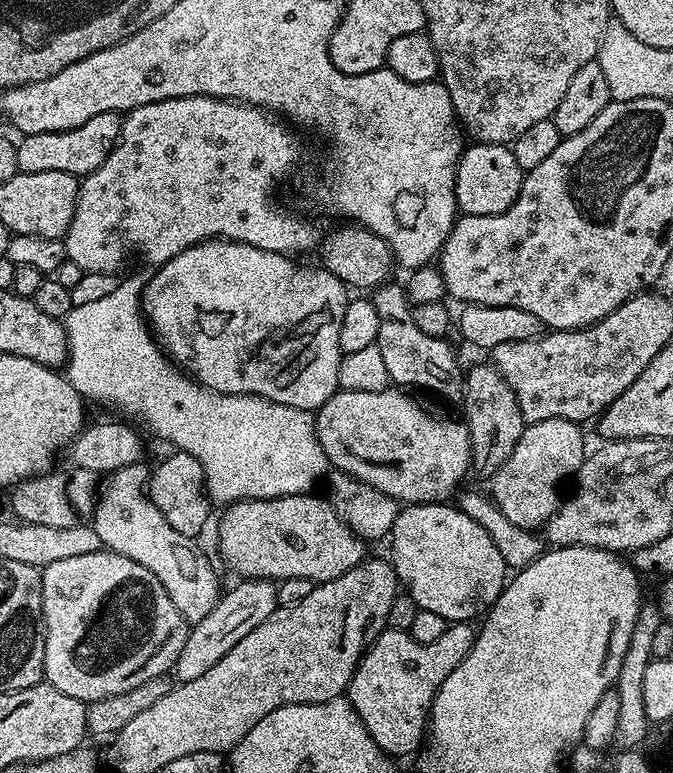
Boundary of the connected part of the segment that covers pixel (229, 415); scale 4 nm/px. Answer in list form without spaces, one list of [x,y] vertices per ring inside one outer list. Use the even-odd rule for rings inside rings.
[[[143,279],[124,280],[117,288],[102,293],[97,300],[77,303],[64,317],[62,323],[68,339],[66,375],[74,390],[78,390],[85,401],[97,400],[108,408],[117,408],[124,415],[121,417],[145,420],[158,439],[198,458],[198,466],[202,466],[204,475],[204,491],[213,505],[227,506],[237,504],[239,500],[269,500],[311,493],[315,489],[312,487],[330,472],[328,459],[316,437],[313,413],[270,402],[261,396],[227,396],[197,384],[189,373],[169,359],[165,349],[154,339],[149,321],[142,315],[144,285]]]

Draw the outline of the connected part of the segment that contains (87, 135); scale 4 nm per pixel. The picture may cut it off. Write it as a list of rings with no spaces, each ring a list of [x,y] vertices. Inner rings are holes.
[[[118,112],[94,114],[90,122],[82,122],[82,126],[62,130],[61,132],[43,132],[24,136],[16,144],[18,166],[21,172],[41,172],[42,170],[62,170],[77,178],[89,176],[112,152],[112,147],[120,137],[122,116]]]

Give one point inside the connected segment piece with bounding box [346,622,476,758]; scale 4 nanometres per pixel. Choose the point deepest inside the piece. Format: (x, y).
(392, 690)

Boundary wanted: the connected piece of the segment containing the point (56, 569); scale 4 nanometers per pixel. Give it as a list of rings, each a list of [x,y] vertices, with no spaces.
[[[101,550],[94,554],[77,554],[74,558],[61,558],[58,562],[50,562],[40,573],[40,585],[42,586],[42,614],[44,615],[44,680],[53,684],[62,694],[70,694],[70,698],[78,698],[85,702],[110,698],[114,694],[126,694],[126,690],[134,690],[134,686],[142,686],[150,678],[158,678],[165,675],[175,665],[178,654],[182,654],[182,646],[188,637],[189,623],[182,614],[178,614],[178,606],[170,602],[170,594],[146,570],[146,566],[138,566],[130,558],[126,558],[117,552]]]

